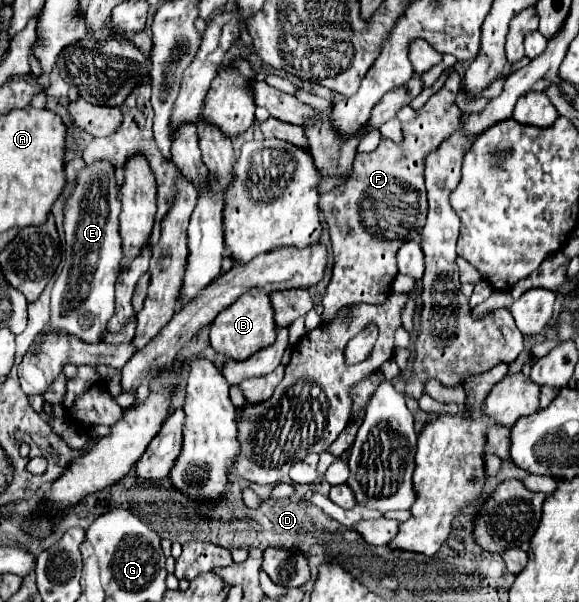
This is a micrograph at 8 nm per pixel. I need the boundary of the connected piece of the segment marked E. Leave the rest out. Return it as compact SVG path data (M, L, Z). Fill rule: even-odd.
M99 160L93 164L87 164L77 180L75 180L75 190L67 198L63 206L63 228L65 228L65 256L67 260L63 262L63 268L59 272L59 278L53 284L51 290L51 318L45 326L43 332L47 330L63 330L69 334L79 336L81 340L89 344L97 344L103 340L107 320L111 318L115 310L115 280L119 274L119 262L123 258L121 252L121 236L119 236L119 212L121 212L121 202L119 202L119 186L115 180L115 168L107 160Z

